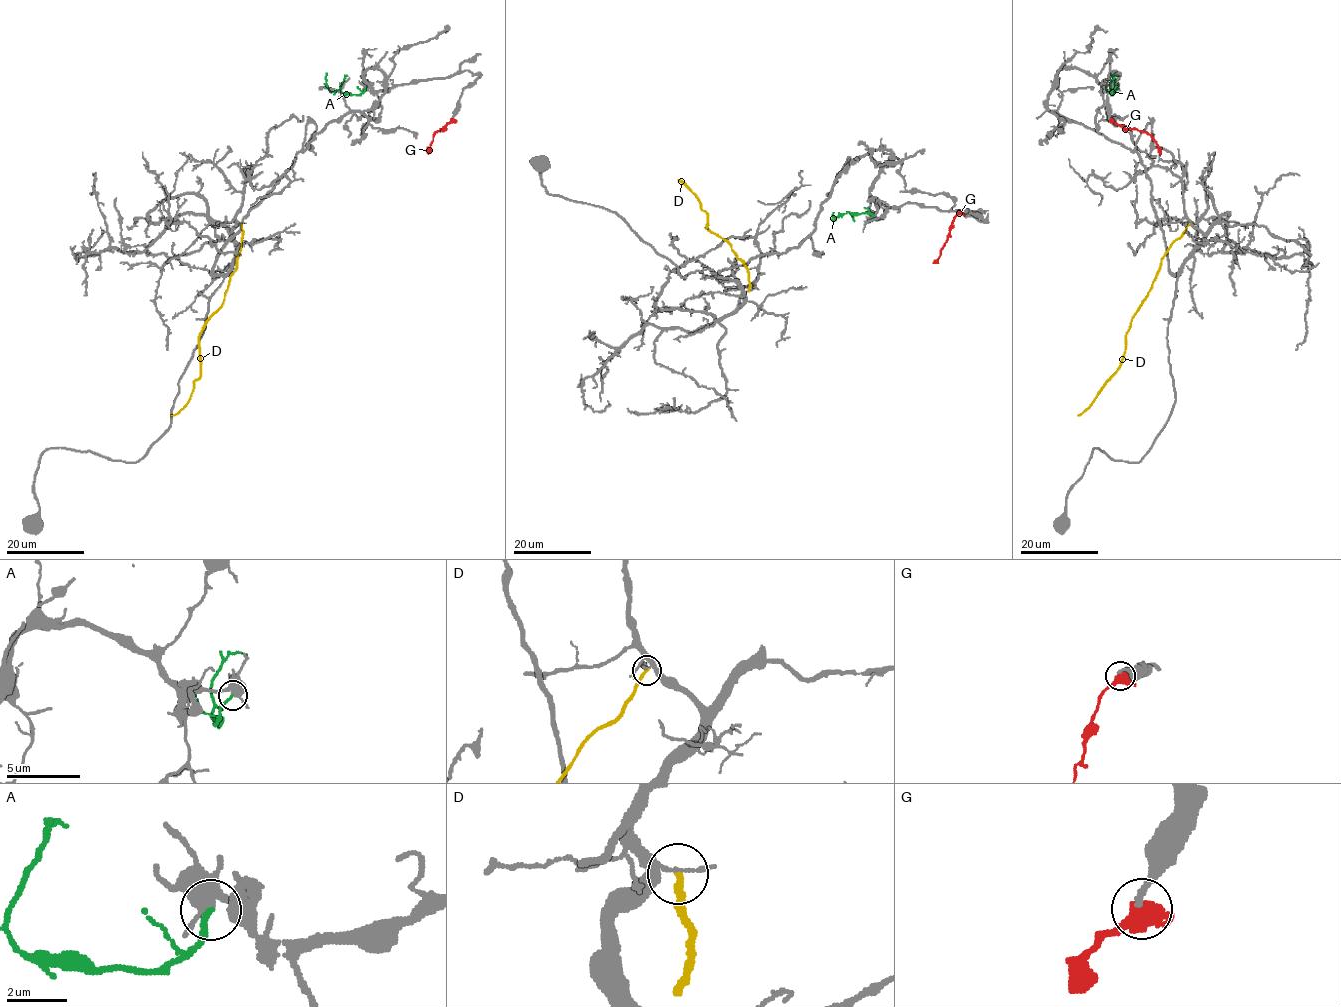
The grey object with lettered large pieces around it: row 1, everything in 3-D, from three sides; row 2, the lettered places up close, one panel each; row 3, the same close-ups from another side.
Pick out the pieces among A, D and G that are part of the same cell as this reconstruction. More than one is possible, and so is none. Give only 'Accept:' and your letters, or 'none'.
Accept: none

